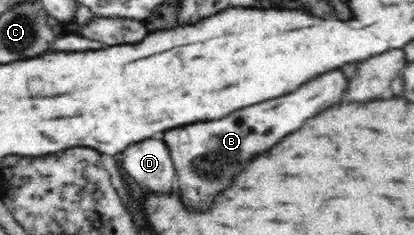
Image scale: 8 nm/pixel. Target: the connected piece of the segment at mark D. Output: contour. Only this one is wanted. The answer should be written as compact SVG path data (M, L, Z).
M144 140L128 146L118 160L128 174L148 192L168 194L174 184L174 166L162 140Z

